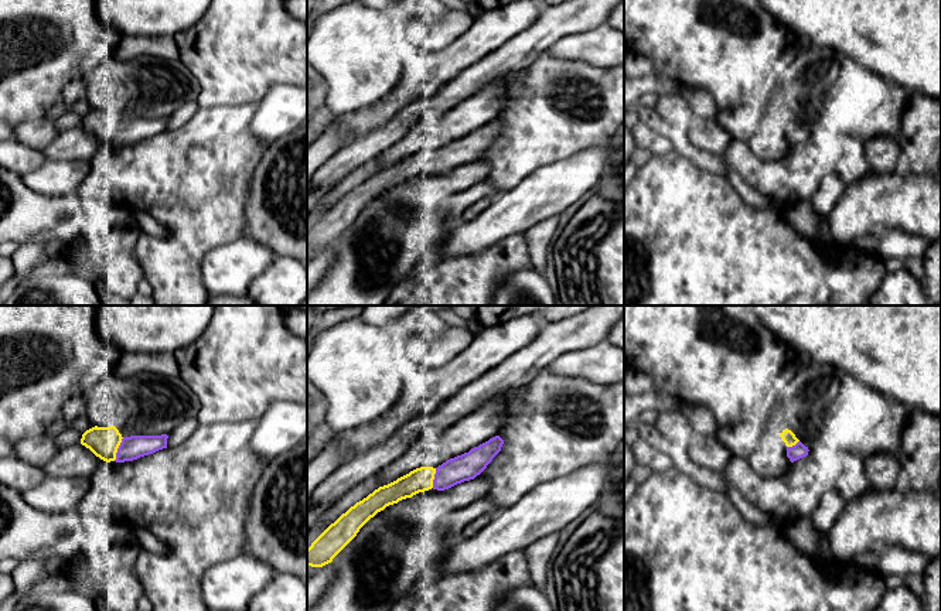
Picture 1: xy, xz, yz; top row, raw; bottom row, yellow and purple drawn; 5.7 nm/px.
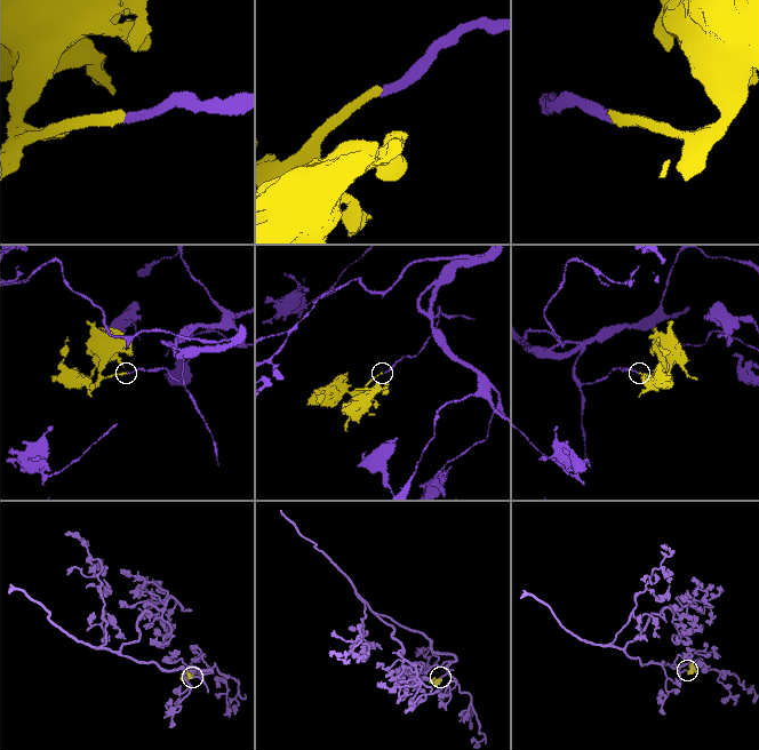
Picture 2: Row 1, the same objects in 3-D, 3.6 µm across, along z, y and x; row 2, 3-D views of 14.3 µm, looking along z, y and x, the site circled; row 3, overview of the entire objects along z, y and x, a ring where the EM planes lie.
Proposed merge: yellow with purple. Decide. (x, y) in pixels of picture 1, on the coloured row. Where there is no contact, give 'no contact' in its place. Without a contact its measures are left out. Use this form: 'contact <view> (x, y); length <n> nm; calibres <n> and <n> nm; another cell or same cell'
contact xy (118, 447); length 150 nm; calibres 180 and 140 nm; same cell

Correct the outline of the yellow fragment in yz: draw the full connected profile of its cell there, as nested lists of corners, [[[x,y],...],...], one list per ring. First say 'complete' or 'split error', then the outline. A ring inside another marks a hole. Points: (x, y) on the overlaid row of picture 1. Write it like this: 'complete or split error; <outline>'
split error; [[[783,430],[780,433],[780,437],[785,443],[787,457],[790,458],[791,462],[808,455],[808,447],[805,447],[791,430]]]

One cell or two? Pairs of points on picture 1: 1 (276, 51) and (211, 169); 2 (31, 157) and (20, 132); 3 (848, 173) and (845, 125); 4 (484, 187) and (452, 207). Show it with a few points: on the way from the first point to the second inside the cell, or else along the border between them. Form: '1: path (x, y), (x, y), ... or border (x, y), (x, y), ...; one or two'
1: border (255, 101), (246, 105), (217, 105), (214, 108); two
2: border (14, 137), (24, 144), (41, 150); two
3: border (842, 135), (849, 135), (863, 142); two
4: path (476, 193), (460, 201); one

